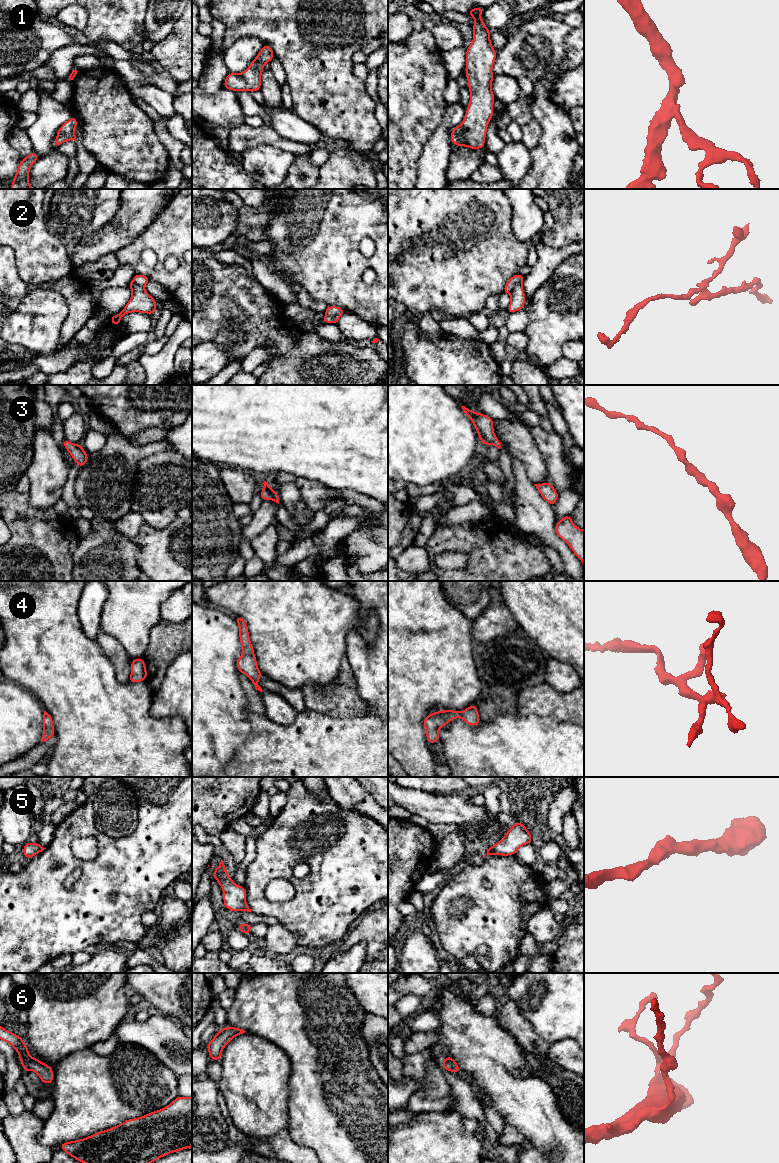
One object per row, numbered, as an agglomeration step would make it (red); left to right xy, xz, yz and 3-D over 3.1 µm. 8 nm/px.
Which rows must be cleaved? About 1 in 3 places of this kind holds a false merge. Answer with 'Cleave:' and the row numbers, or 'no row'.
Cleave: 2

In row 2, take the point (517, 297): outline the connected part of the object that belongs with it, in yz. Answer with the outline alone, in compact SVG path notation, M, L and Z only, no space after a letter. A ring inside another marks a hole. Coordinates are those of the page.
M516 284L510 293L510 304L507 311L515 313L525 307L525 293L522 284Z

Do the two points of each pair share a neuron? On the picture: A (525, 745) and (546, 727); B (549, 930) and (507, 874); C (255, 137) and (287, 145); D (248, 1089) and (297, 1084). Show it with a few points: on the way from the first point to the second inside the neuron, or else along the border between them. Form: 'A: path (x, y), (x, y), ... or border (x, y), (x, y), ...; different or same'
A: path (530, 743), (541, 732); same
B: border (547, 904), (528, 920), (527, 931); different
C: path (263, 137), (272, 137), (279, 141); same
D: border (291, 1062), (288, 1109); different

